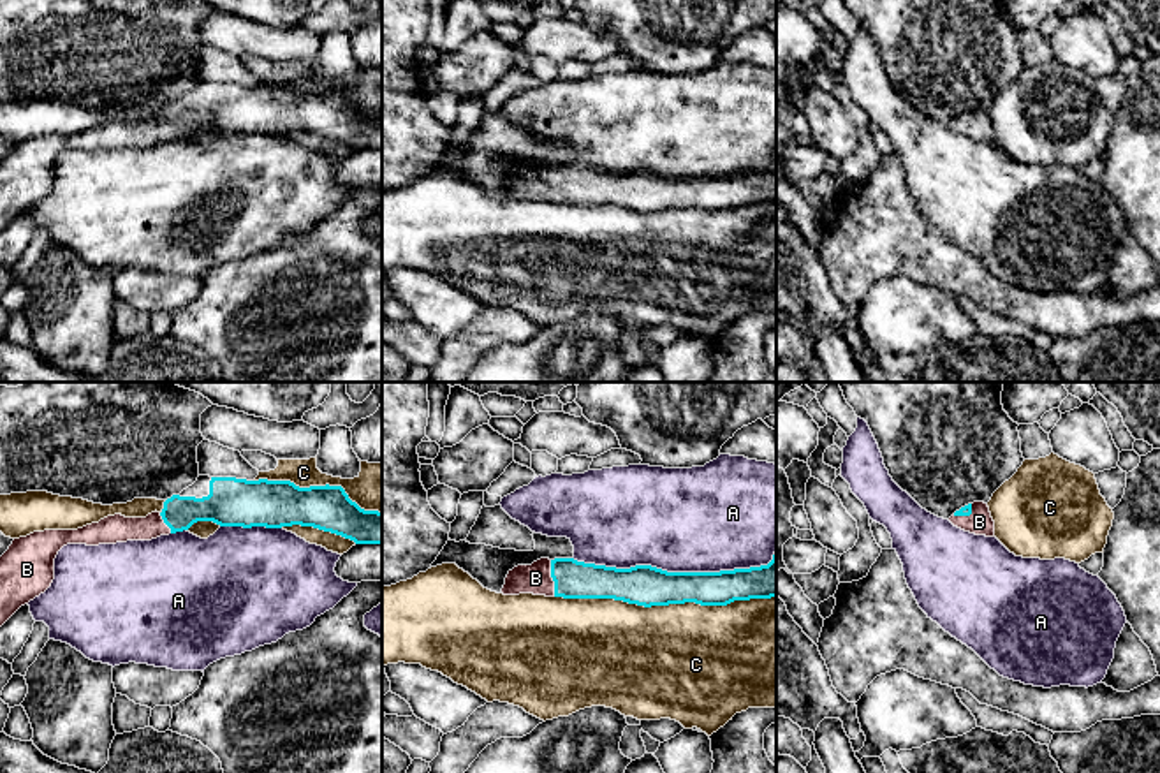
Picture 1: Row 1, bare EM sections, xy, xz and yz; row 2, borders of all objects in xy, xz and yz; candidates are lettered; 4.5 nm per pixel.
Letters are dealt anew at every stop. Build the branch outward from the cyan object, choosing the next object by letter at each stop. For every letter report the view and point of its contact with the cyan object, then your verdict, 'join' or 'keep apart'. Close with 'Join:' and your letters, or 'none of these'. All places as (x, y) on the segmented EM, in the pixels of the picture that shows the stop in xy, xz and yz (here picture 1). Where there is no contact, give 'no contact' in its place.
A: xz (676, 573) | keep apart
B: xz (551, 576) | join
C: xz (666, 604) | keep apart
Join: B

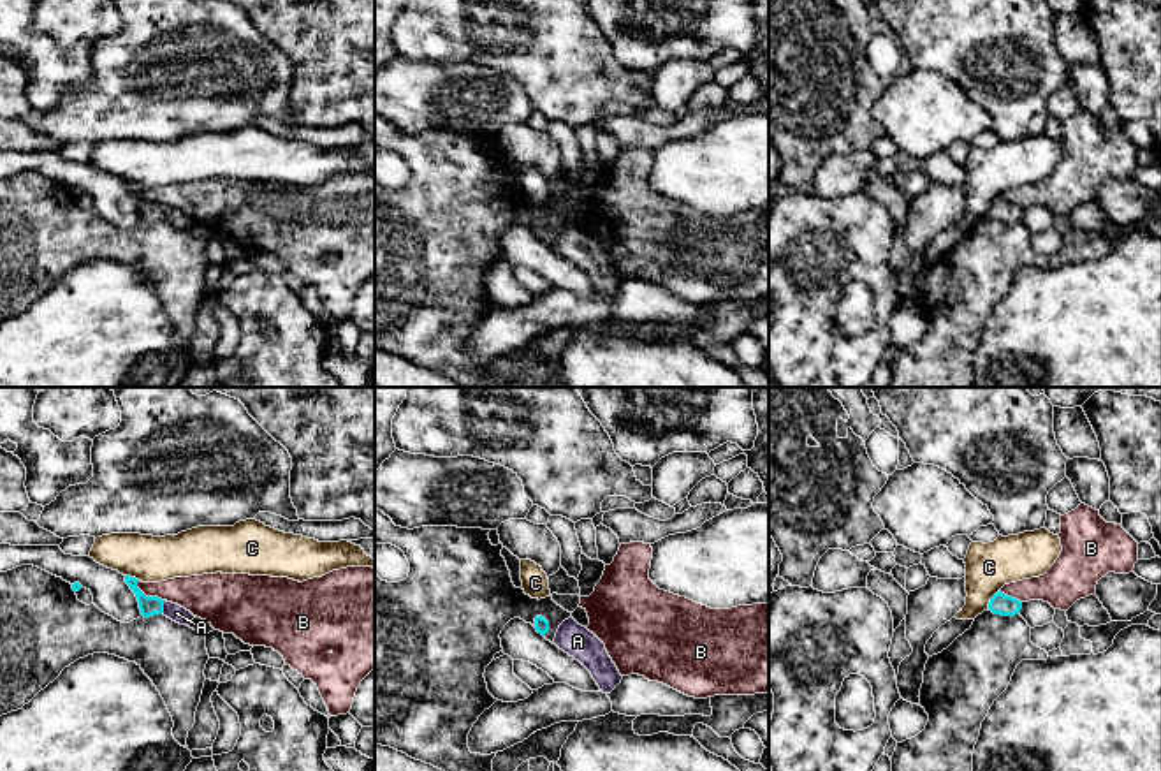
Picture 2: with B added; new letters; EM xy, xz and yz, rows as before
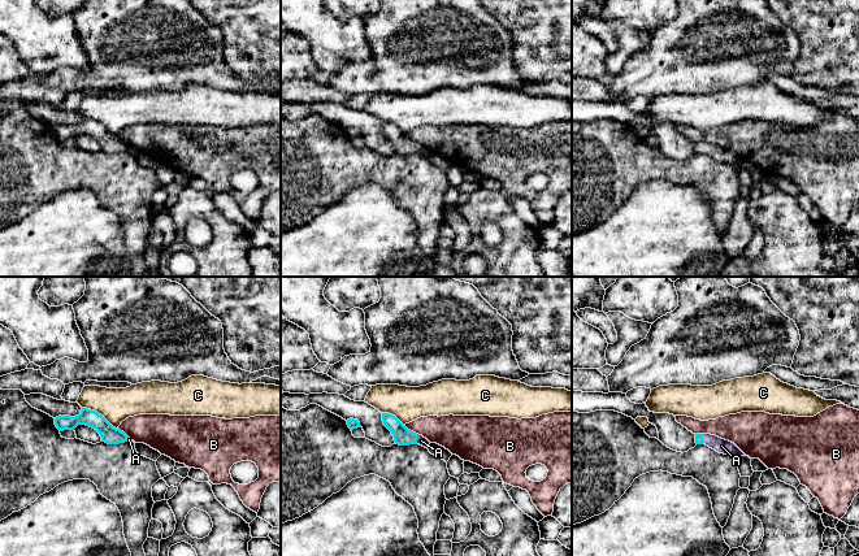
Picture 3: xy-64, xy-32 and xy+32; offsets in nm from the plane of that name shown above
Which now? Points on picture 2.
A: xy (162, 608) | join
B: xy (150, 597) | keep apart
C: yz (991, 601) | keep apart
Join: A

